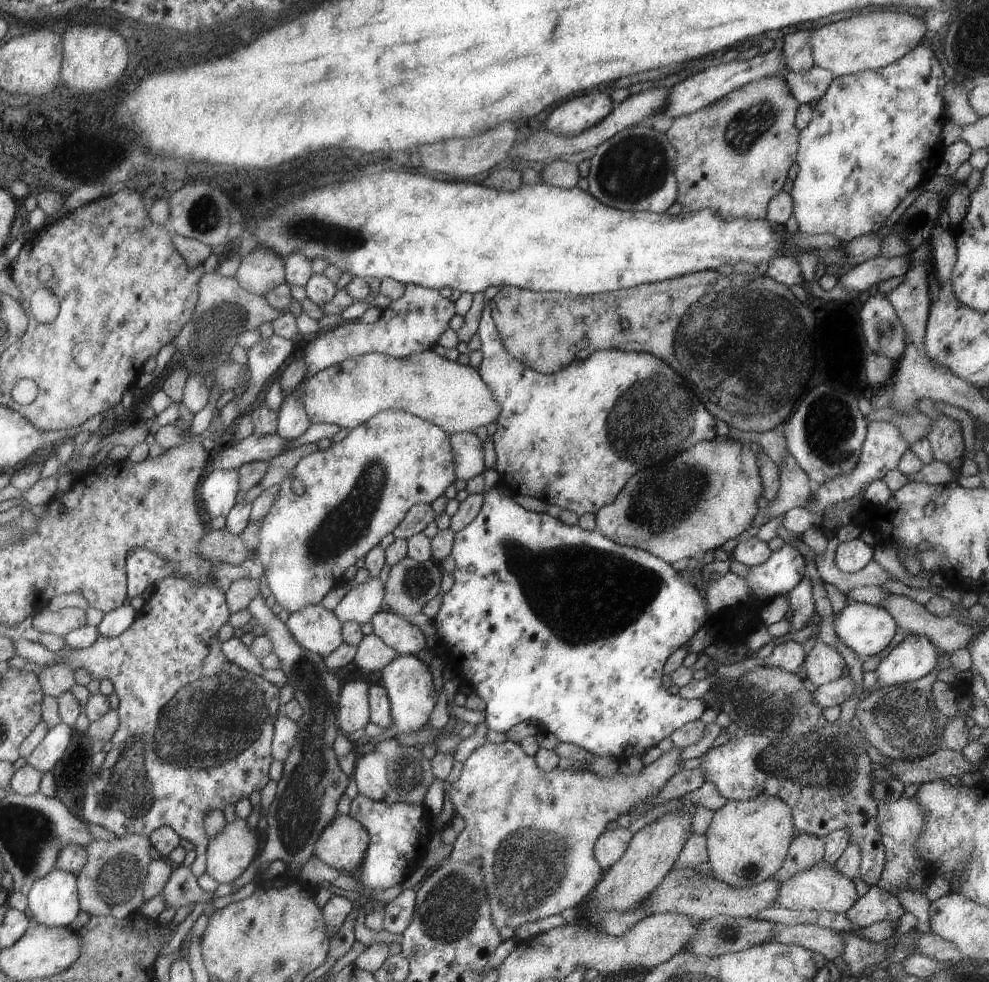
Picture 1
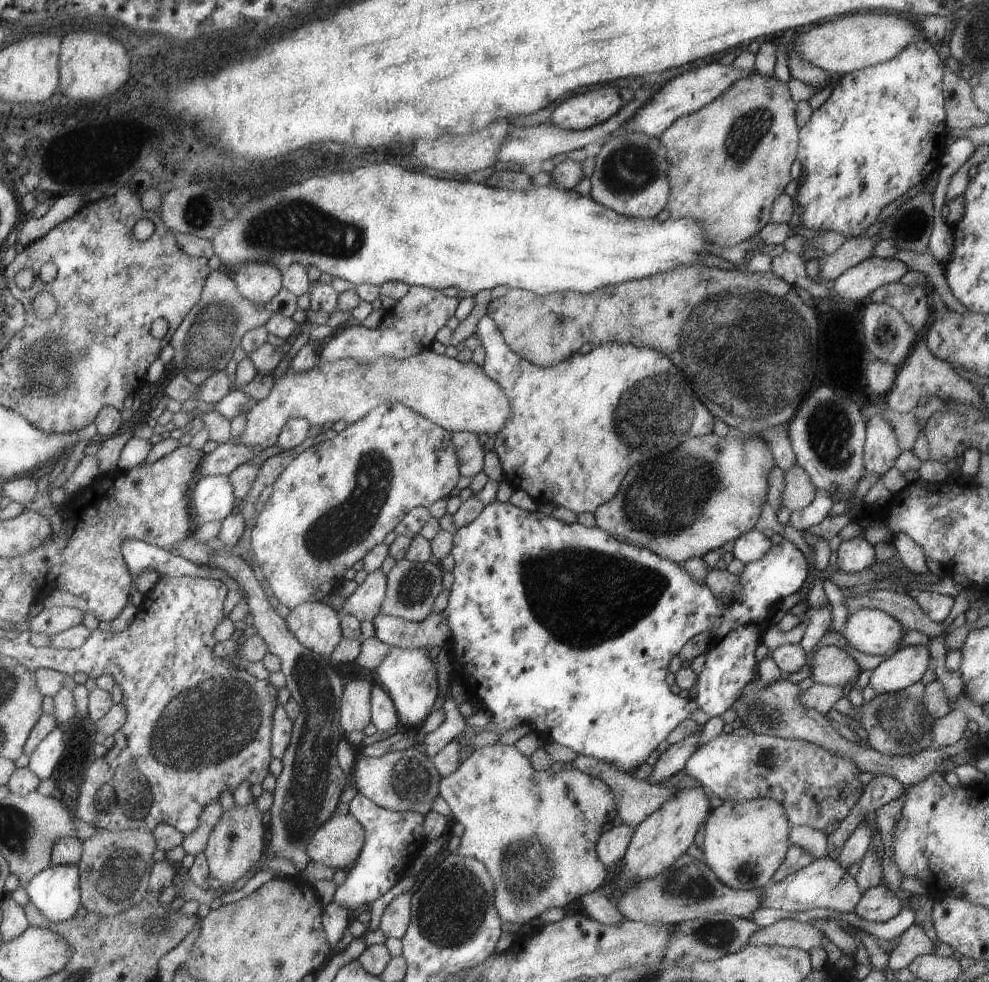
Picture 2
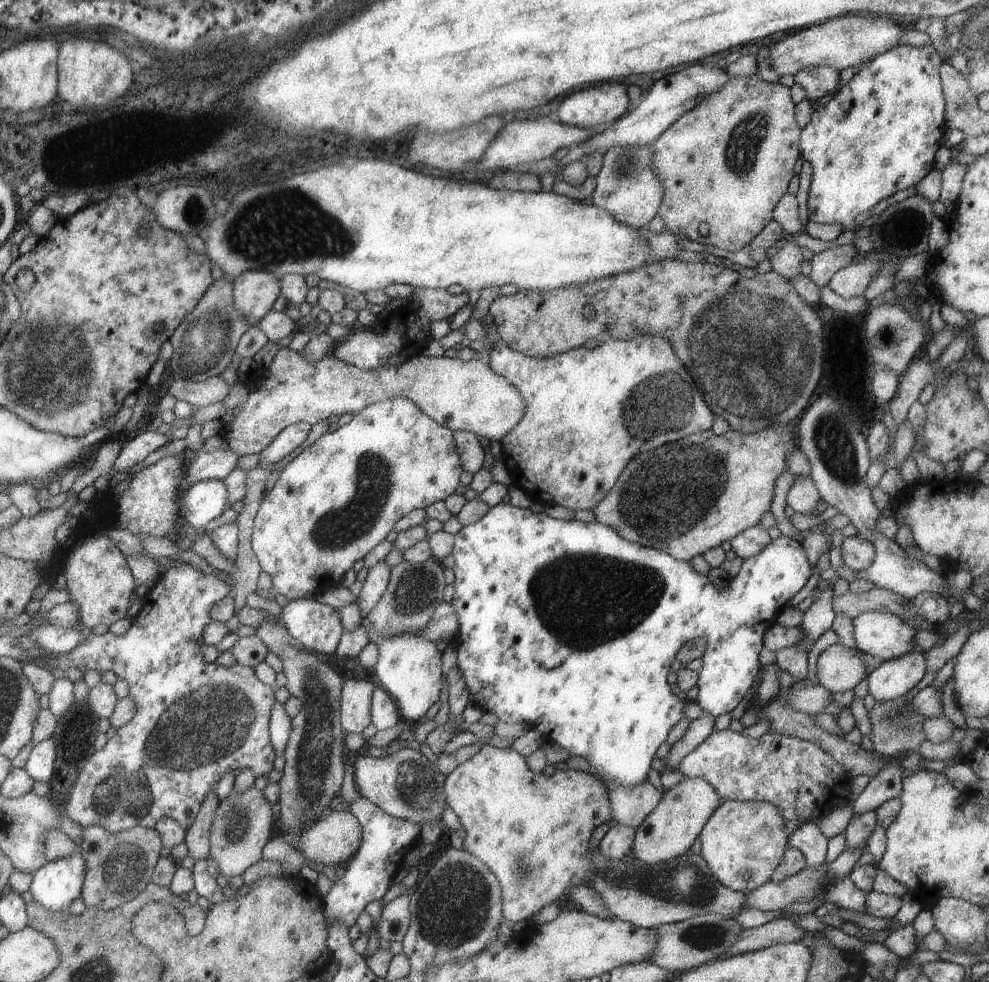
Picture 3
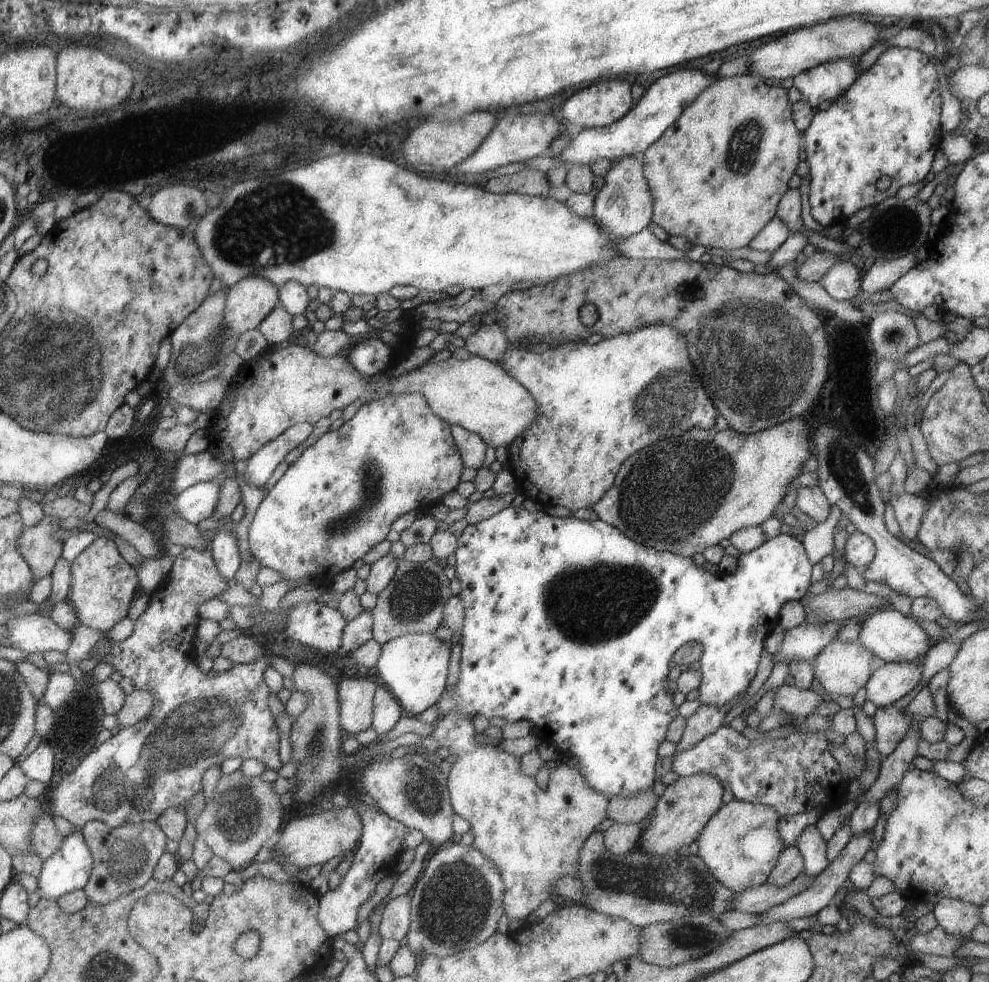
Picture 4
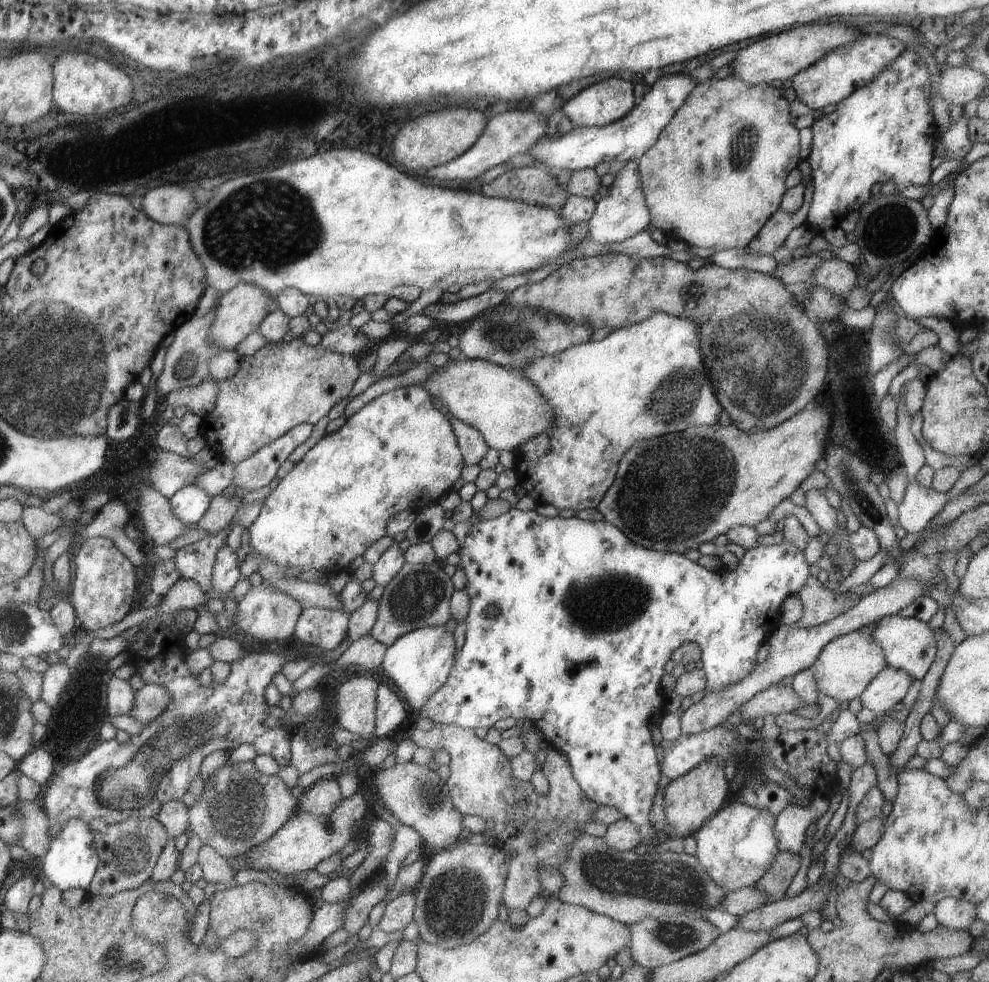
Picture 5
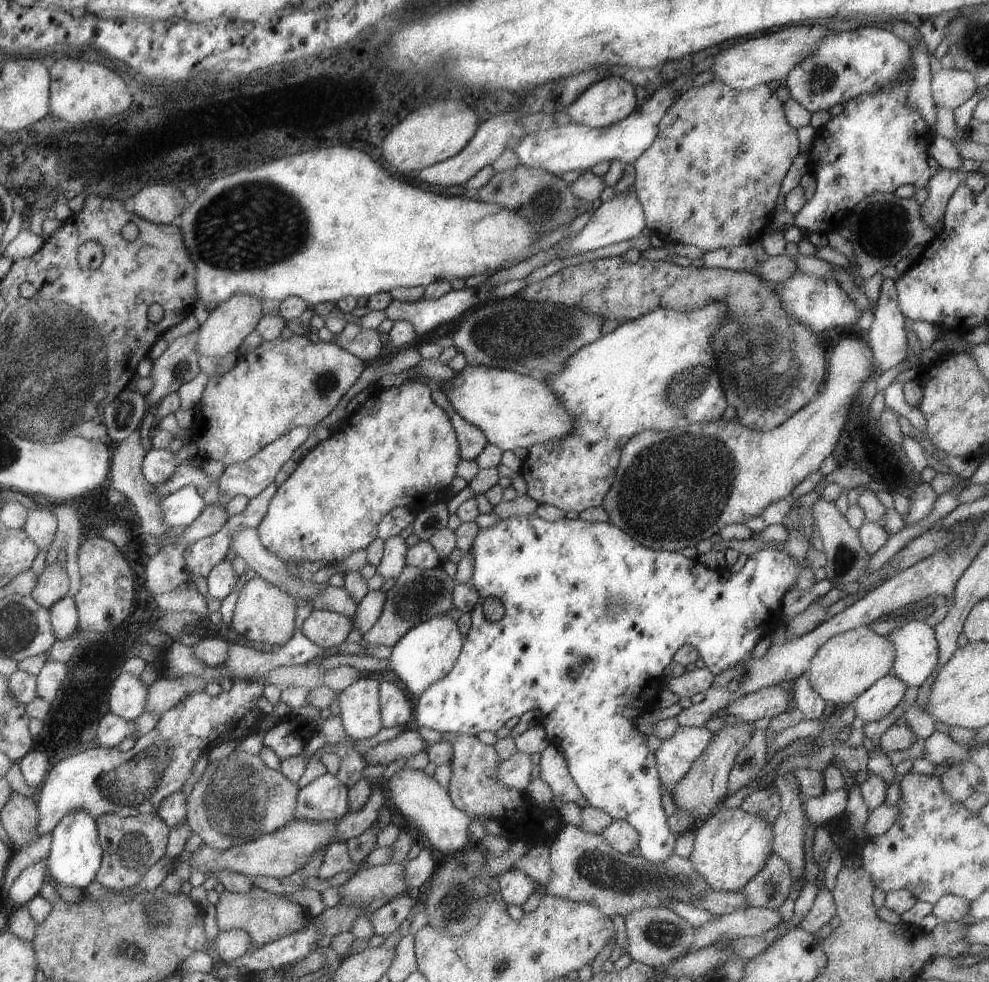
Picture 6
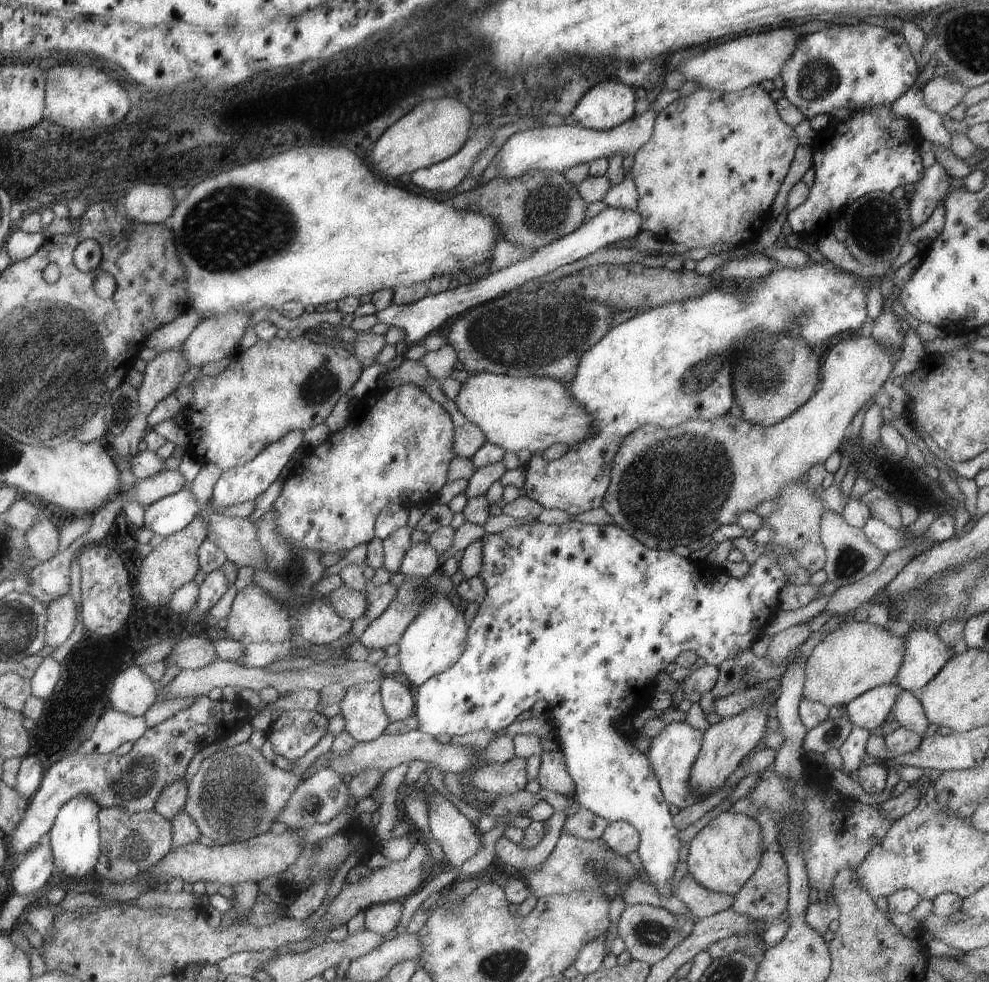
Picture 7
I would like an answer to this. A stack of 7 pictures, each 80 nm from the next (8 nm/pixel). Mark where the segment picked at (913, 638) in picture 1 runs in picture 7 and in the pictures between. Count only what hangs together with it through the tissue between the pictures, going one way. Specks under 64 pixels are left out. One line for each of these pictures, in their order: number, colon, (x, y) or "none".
2: (906, 666)
3: (891, 679)
4: (888, 683)
5: (888, 686)
6: (873, 703)
7: (868, 710)

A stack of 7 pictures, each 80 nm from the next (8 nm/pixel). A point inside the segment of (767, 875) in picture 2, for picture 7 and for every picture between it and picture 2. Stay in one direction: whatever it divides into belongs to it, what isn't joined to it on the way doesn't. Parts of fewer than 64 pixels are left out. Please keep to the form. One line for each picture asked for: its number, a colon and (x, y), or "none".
3: (742, 841)
4: (739, 845)
5: (736, 846)
6: (730, 846)
7: (723, 854)

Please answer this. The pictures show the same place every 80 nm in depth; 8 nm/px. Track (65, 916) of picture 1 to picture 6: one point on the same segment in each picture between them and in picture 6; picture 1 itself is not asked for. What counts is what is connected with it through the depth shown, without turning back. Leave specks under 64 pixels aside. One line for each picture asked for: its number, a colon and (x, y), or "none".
2: (54, 891)
3: (55, 885)
4: (68, 869)
5: (70, 862)
6: (74, 856)

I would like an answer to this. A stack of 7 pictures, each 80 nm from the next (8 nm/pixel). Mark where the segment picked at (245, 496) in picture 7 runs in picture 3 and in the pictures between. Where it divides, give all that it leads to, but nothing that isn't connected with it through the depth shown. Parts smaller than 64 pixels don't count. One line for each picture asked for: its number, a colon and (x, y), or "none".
3: (289, 438)
4: (260, 465)
5: (258, 470)
6: (248, 477)

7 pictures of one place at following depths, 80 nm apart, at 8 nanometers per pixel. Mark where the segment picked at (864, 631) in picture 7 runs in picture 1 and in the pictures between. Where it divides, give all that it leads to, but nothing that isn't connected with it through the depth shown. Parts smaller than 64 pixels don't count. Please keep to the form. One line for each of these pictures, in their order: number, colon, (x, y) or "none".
1: (823, 664)
2: (831, 666)
3: (839, 669)
4: (841, 668)
5: (845, 665)
6: (846, 664)

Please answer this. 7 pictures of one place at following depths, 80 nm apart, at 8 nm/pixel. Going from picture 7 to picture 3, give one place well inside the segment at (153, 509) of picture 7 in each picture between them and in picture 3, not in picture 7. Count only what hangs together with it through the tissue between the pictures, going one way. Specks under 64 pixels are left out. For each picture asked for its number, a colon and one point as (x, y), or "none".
3: (198, 504)
4: (197, 502)
5: (188, 504)
6: (179, 508)

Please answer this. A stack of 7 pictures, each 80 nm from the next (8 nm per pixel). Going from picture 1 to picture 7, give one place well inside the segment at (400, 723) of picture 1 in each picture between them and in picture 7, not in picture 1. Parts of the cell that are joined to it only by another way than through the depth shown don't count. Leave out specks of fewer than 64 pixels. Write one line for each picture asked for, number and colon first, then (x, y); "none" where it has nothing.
2: (408, 676)
3: (408, 668)
4: (414, 667)
5: (418, 662)
6: (426, 652)
7: (433, 640)

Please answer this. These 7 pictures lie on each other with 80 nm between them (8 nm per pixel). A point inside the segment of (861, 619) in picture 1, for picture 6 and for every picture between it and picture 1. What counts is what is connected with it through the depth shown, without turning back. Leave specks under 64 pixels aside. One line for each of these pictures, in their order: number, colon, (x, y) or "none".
2: (872, 632)
3: (883, 635)
4: (894, 638)
5: (907, 643)
6: (916, 651)

